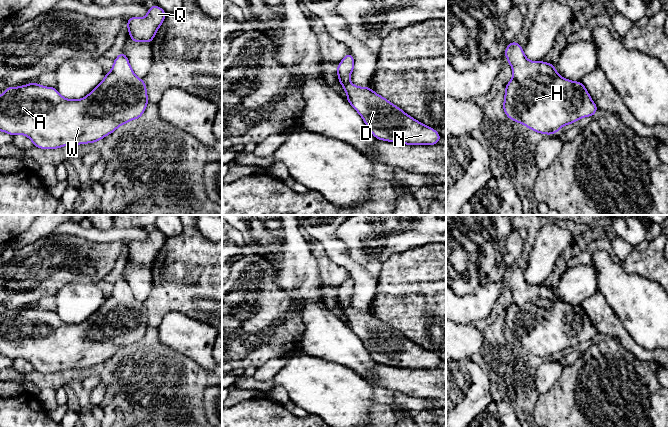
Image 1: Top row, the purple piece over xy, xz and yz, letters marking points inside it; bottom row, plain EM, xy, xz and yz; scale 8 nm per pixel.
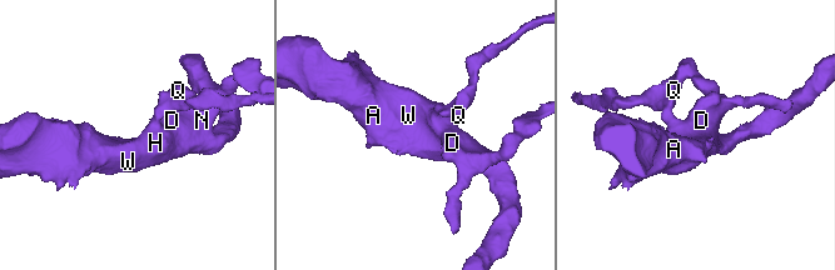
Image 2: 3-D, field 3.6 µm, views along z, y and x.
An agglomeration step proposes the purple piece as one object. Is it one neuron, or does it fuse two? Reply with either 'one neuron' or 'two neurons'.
one neuron

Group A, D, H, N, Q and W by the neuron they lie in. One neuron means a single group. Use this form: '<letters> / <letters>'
A D H N Q W

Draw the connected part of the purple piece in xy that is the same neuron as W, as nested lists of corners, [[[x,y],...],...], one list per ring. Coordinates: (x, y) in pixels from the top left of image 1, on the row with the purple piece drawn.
[[[121,51],[118,57],[113,61],[113,69],[106,73],[105,78],[102,82],[92,90],[86,97],[80,100],[69,100],[60,95],[55,87],[44,87],[35,82],[23,85],[21,87],[6,87],[4,94],[0,96],[0,131],[6,132],[12,136],[17,134],[24,134],[30,138],[33,142],[33,145],[41,149],[56,149],[61,148],[66,145],[78,145],[85,143],[95,143],[96,141],[106,137],[107,135],[114,132],[119,126],[134,120],[141,118],[142,114],[145,111],[145,108],[148,104],[148,96],[146,92],[146,84],[143,79],[139,79],[133,72],[130,63],[128,62],[126,54]]]

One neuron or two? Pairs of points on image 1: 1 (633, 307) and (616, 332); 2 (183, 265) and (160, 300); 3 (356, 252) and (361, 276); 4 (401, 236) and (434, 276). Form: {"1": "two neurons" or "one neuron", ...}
{"1": "two neurons", "2": "one neuron", "3": "two neurons", "4": "two neurons"}

